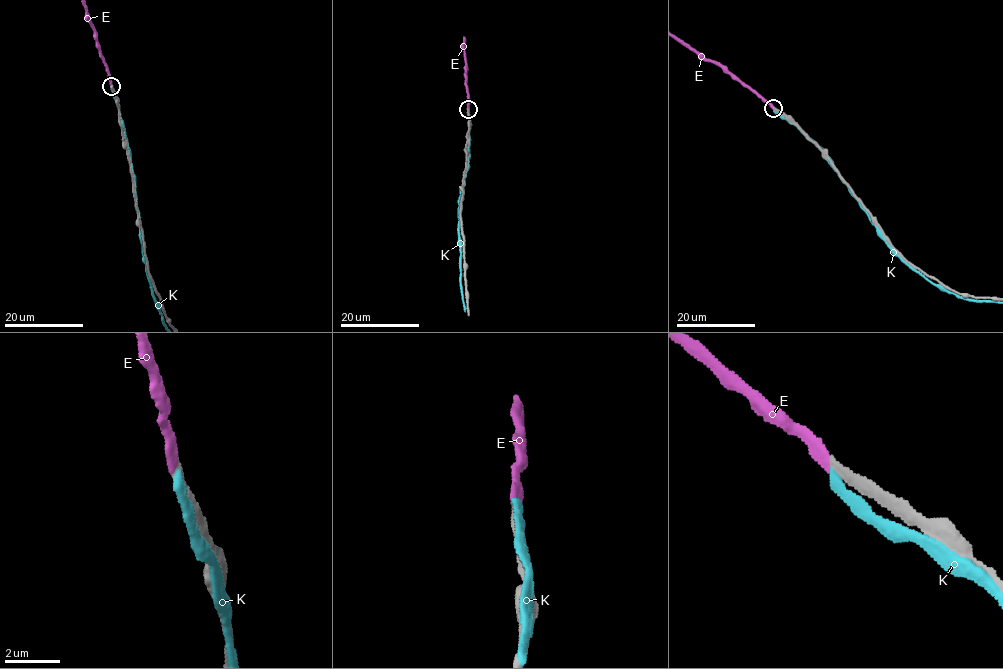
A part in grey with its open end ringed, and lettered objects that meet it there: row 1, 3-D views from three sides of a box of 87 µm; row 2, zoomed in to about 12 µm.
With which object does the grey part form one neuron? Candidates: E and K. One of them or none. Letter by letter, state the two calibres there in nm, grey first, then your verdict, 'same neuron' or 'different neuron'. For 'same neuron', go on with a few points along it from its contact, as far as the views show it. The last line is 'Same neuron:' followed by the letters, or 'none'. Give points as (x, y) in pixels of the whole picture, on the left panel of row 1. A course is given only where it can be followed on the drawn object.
E: calibres 360 and 340 nm; same neuron
K: calibres 400 and 340 nm; different neuron
Same neuron: E

